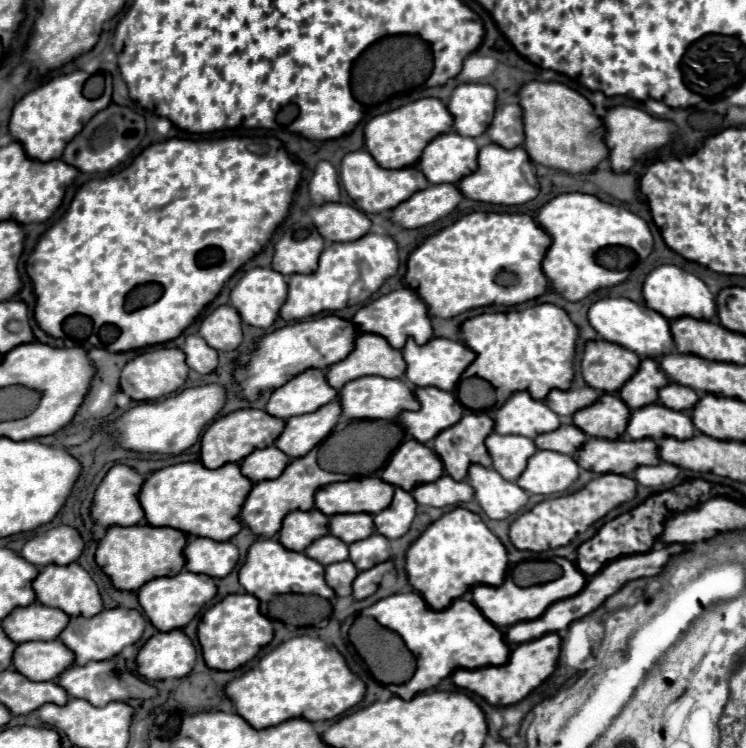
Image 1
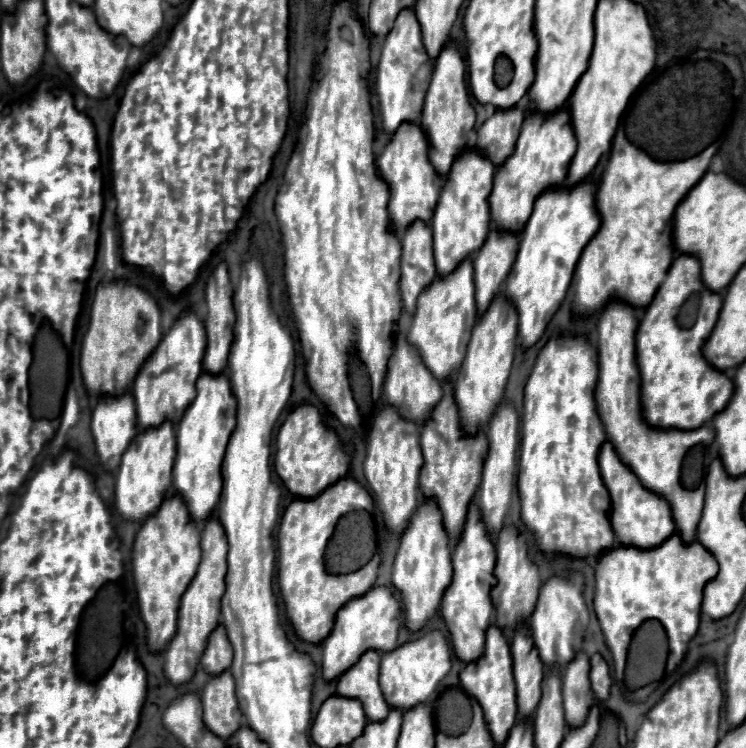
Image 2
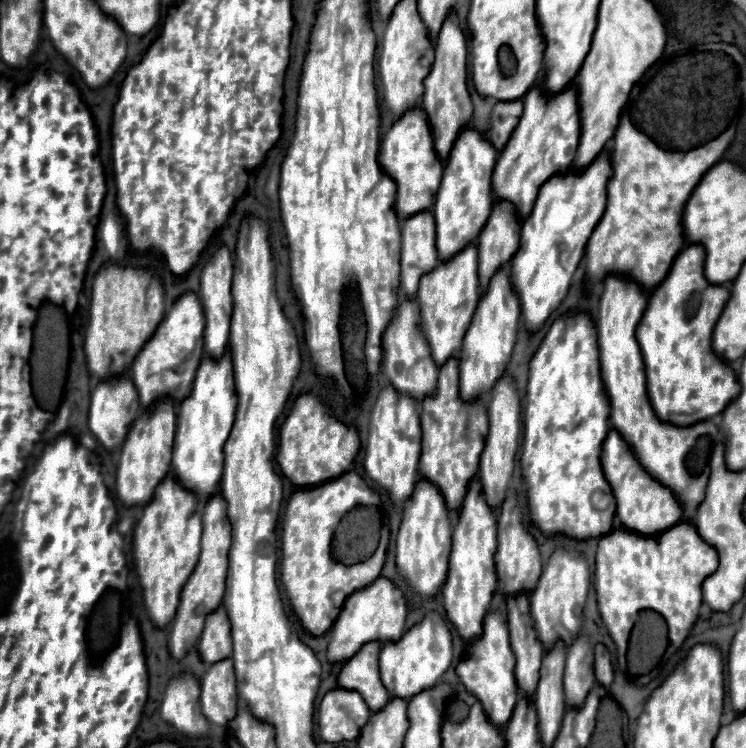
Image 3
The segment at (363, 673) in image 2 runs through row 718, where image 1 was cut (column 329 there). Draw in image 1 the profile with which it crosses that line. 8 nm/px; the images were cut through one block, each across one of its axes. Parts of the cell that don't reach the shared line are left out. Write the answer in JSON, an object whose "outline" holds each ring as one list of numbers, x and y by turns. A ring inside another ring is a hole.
{"outline":[[360,334,356,338,354,350,342,362,332,364,326,370,328,384,340,390,346,382,352,382,362,376,384,376,400,378,404,374,404,356,402,350,396,350,376,334]]}

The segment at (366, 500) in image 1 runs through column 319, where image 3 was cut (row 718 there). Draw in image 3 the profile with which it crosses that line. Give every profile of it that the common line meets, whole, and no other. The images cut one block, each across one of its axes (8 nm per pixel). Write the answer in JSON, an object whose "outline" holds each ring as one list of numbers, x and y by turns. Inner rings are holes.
{"outline":[[494,608,484,616,482,634,470,646,470,656,456,666,456,674,458,674,460,682,466,686,466,690,482,702,488,718,496,726,502,726,502,728,508,724,508,720,512,716,512,708,516,706,516,700,518,700,518,684,516,684,516,676,514,676,514,664,516,664,516,660,514,660,514,654,510,648,506,616,502,610]]}

